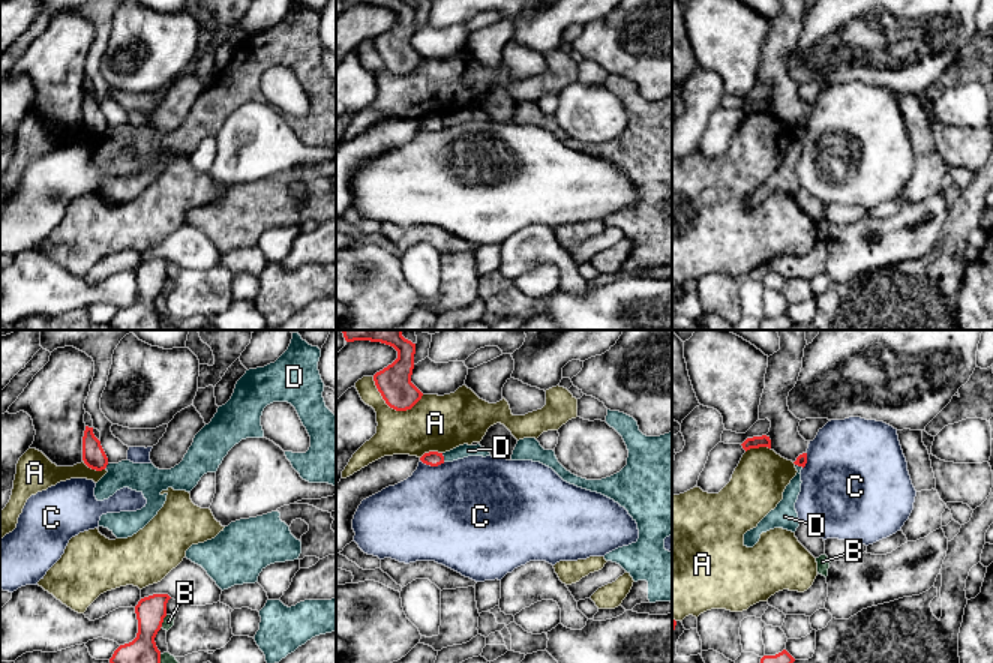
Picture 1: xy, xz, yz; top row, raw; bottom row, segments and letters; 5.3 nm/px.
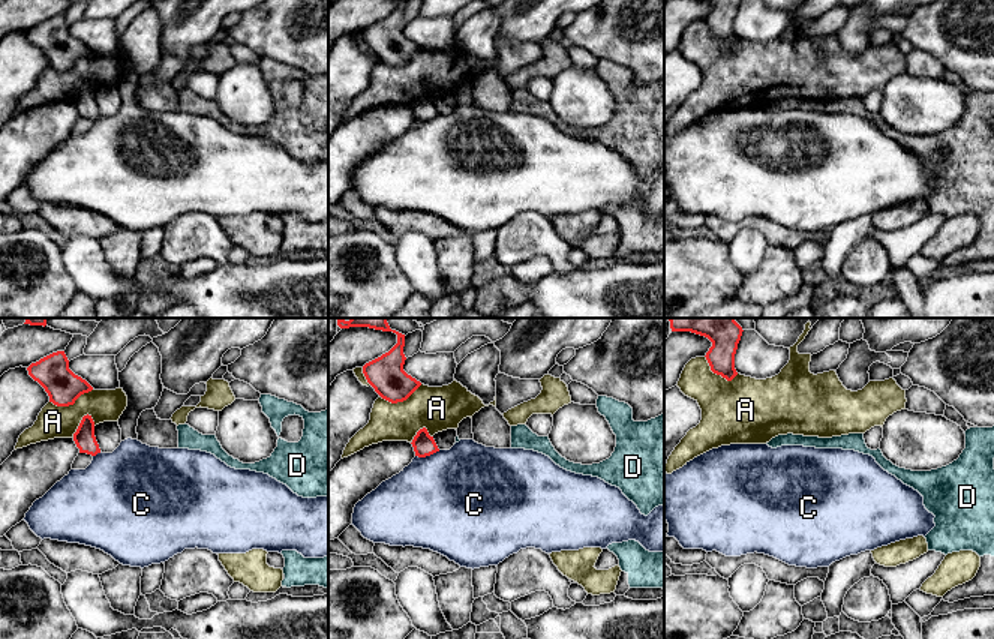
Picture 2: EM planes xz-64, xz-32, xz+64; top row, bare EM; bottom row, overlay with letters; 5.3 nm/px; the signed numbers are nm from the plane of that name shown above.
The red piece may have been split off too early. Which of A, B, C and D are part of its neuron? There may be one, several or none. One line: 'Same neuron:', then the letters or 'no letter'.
Same neuron: no letter

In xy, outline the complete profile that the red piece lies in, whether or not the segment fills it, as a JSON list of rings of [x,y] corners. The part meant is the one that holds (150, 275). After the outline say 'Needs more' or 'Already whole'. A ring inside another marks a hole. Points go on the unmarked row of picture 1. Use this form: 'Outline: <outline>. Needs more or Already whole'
Outline: [[[153,258],[138,266],[135,270],[138,284],[136,302],[114,315],[110,322],[112,330],[160,330],[160,315],[154,302],[166,280],[170,262],[168,258]]]. Already whole

